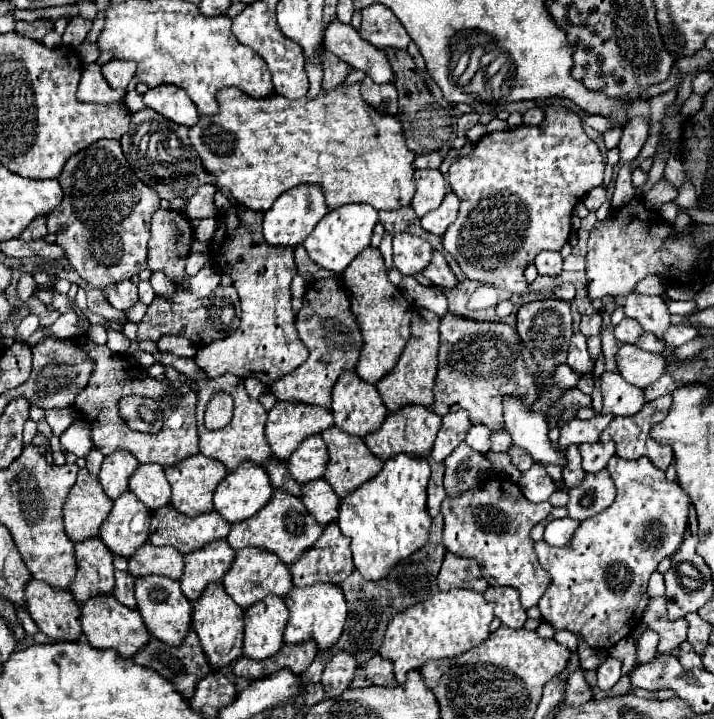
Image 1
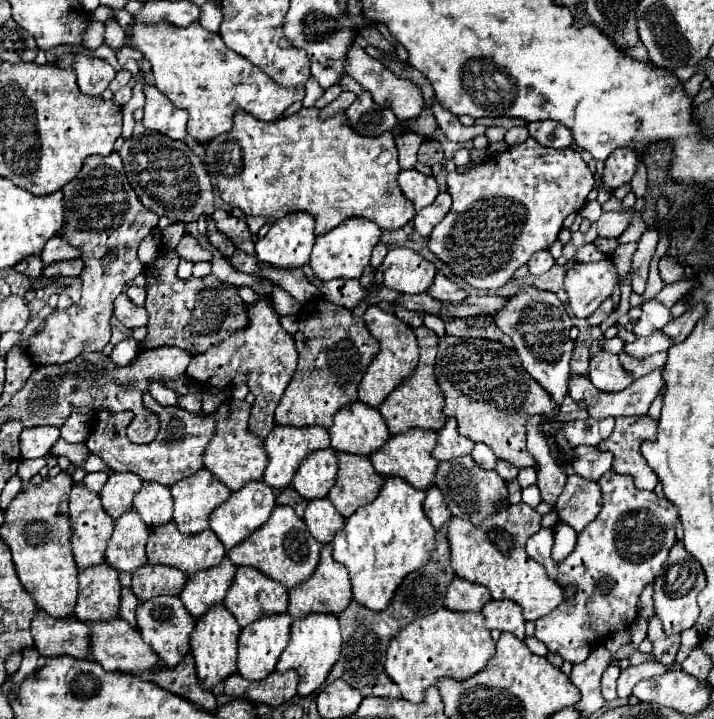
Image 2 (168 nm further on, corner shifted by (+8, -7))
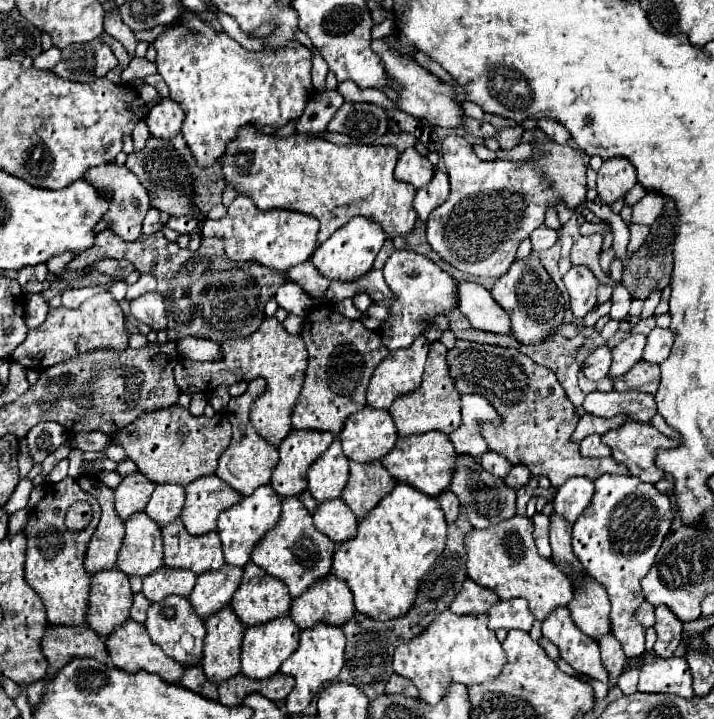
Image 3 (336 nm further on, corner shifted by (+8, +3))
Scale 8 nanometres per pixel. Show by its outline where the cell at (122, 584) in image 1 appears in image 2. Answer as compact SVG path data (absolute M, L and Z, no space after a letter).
M124 588L120 600L120 618L124 618L132 626L136 626L136 606L138 606L138 598L130 588Z

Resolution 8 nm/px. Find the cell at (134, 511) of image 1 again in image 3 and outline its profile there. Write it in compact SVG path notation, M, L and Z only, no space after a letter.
M136 512L124 522L126 536L118 552L116 568L124 574L146 576L160 570L162 564L162 536L160 526L144 512Z

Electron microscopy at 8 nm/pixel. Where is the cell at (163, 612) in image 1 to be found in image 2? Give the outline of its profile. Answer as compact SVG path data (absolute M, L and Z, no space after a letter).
M158 596L150 602L140 602L136 618L144 642L148 642L154 648L154 652L168 668L180 664L182 658L190 652L190 634L196 626L196 618L190 618L188 610L182 606L182 600L178 596Z

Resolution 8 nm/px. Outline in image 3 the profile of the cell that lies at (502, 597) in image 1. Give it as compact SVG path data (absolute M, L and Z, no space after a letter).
M510 598L510 600L498 600L498 604L494 604L494 608L490 608L488 612L490 618L490 628L498 630L530 630L534 616L528 610L528 602L522 598Z

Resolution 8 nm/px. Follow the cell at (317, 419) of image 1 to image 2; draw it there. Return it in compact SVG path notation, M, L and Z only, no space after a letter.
M274 426L274 434L266 438L264 448L270 456L268 468L264 472L264 482L274 490L284 490L292 484L294 472L308 454L330 448L330 436L322 426L310 426L310 430Z

